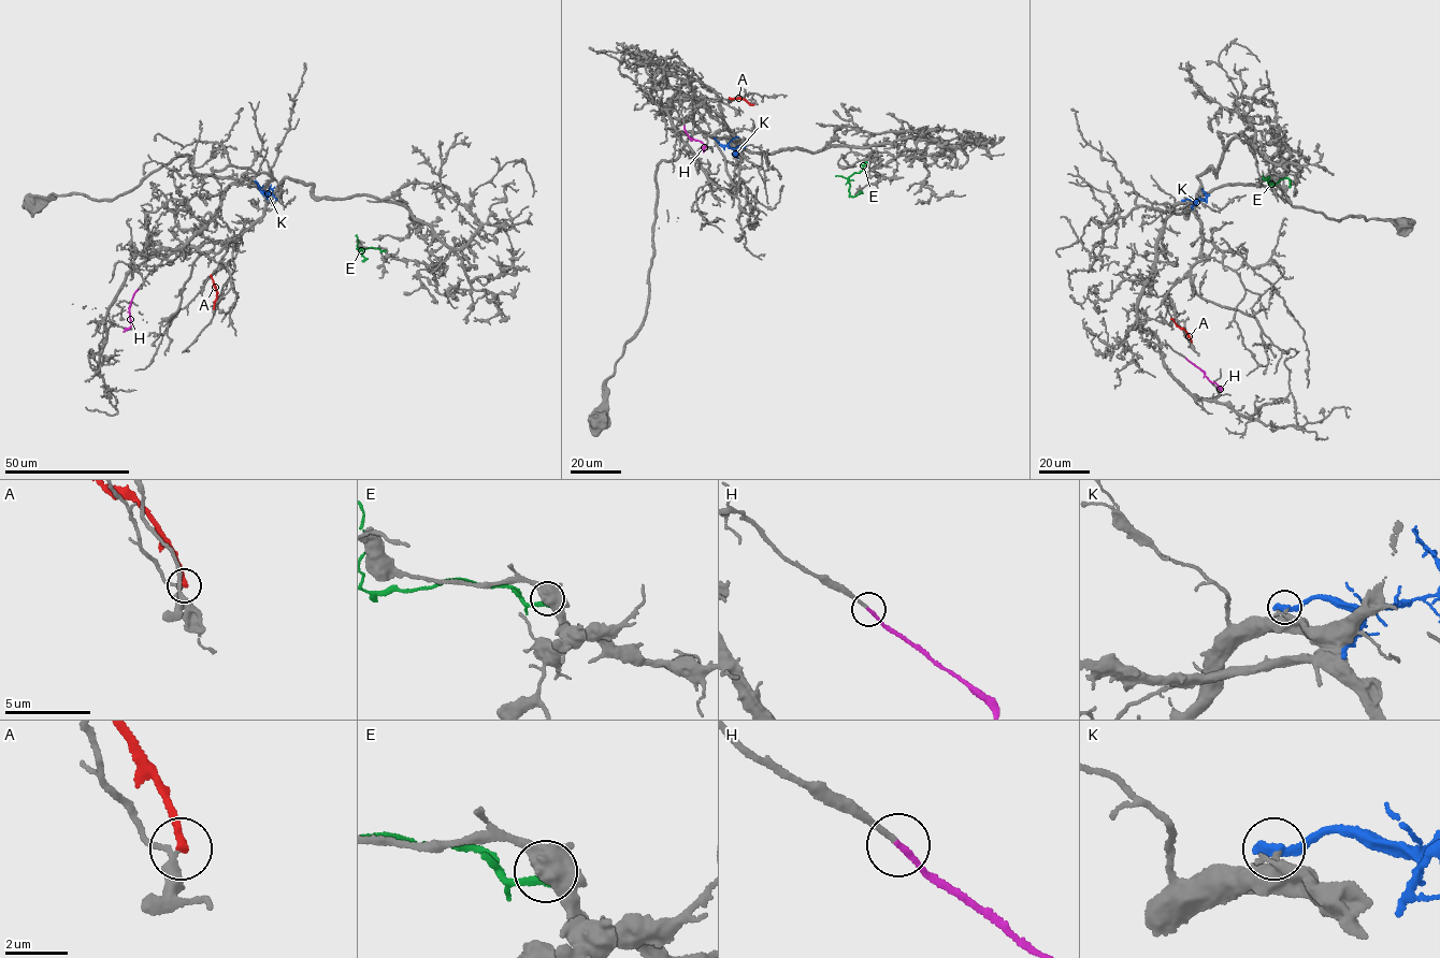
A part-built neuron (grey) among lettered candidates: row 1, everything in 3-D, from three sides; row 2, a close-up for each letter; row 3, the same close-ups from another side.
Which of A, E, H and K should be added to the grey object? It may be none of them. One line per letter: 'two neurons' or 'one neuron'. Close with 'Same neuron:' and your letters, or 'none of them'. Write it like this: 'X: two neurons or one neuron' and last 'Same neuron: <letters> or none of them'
A: two neurons
E: two neurons
H: one neuron
K: two neurons
Same neuron: H

